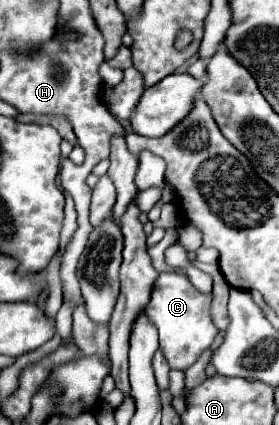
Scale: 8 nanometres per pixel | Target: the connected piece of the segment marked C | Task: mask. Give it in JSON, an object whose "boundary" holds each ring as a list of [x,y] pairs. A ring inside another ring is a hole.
{"boundary":[[[161,273],[153,285],[147,319],[159,329],[159,349],[171,369],[185,371],[211,347],[219,329],[211,319],[211,295],[197,291],[185,275]]]}

